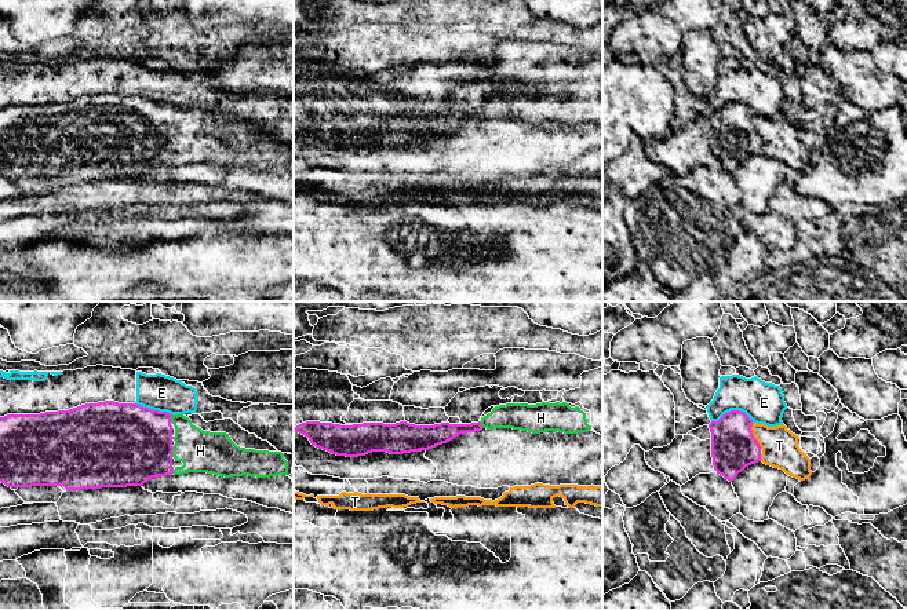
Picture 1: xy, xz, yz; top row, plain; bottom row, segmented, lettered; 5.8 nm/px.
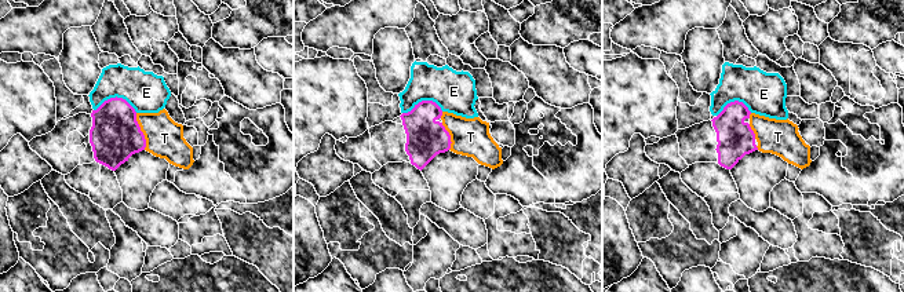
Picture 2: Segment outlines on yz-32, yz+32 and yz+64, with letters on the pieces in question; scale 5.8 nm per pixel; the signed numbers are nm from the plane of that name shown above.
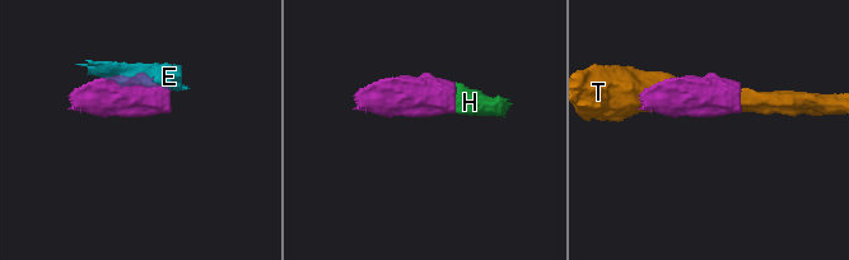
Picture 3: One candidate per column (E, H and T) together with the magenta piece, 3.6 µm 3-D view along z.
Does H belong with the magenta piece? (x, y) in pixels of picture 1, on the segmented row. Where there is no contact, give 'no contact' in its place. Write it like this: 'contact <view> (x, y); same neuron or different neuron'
contact xy (171, 452); same neuron

